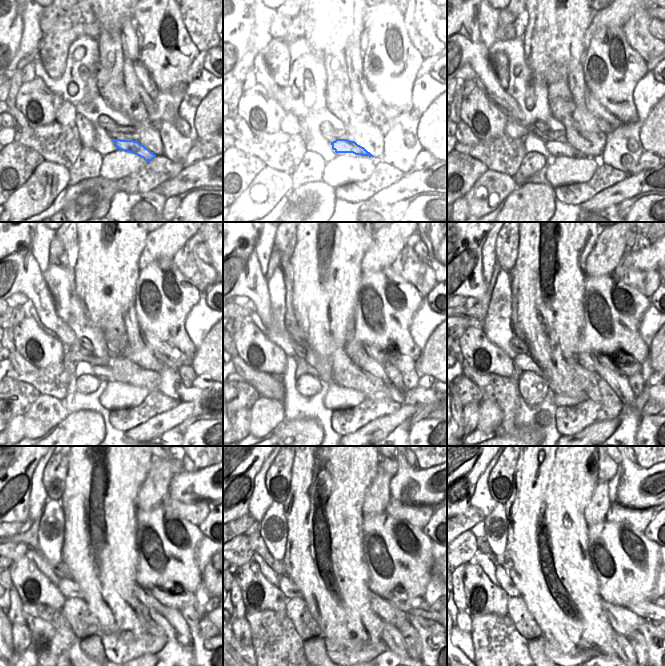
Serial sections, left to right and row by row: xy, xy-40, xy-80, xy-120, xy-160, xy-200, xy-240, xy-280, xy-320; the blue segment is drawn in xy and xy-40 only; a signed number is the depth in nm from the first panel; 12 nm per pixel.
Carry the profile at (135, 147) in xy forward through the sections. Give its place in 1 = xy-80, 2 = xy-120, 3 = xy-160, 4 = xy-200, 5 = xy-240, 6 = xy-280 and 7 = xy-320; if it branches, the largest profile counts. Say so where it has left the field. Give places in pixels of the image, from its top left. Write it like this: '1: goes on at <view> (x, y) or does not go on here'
1: goes on at xy-80 (558, 148)
2: goes on at xy-120 (104, 373)
3: goes on at xy-160 (311, 363)
4: goes on at xy-200 (523, 362)
5: goes on at xy-240 (69, 588)
6: goes on at xy-280 (289, 589)
7: goes on at xy-320 (504, 581)

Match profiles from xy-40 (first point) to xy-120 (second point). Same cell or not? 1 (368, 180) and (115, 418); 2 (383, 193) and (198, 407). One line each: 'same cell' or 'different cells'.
1: same cell
2: same cell

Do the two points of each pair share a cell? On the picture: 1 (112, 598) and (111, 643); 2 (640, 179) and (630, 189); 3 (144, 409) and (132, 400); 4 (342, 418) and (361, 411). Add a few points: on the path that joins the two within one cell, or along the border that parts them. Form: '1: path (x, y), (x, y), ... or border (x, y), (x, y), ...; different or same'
1: border (135, 632), (117, 631), (105, 632), (103, 634); different
2: path (638, 181), (632, 187); same
3: border (149, 392), (139, 404), (115, 409); different
4: path (347, 418), (354, 418), (356, 416); same

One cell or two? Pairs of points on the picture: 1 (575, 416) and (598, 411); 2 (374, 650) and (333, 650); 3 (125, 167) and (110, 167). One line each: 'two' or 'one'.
1: one
2: one
3: one

